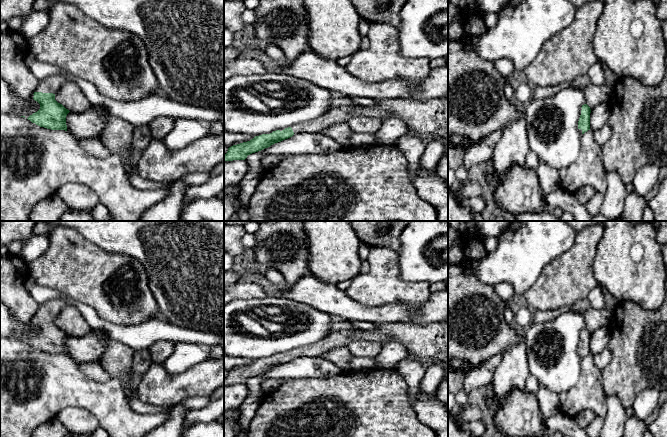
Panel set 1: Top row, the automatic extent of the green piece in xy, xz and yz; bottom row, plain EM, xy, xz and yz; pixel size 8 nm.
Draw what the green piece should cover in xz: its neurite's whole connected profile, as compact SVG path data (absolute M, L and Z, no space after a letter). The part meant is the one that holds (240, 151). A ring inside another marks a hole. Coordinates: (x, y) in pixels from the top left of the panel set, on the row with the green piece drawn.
M448 98L424 101L385 100L373 107L334 105L327 113L312 121L298 123L270 134L255 136L250 141L229 147L227 153L224 154L224 161L245 160L248 155L297 133L322 133L332 124L347 123L353 114L375 116L379 119L395 115L407 124L409 131L441 137L448 136Z

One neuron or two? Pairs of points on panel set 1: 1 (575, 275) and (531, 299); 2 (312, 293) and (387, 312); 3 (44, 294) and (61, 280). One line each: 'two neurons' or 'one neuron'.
1: one neuron
2: one neuron
3: two neurons

